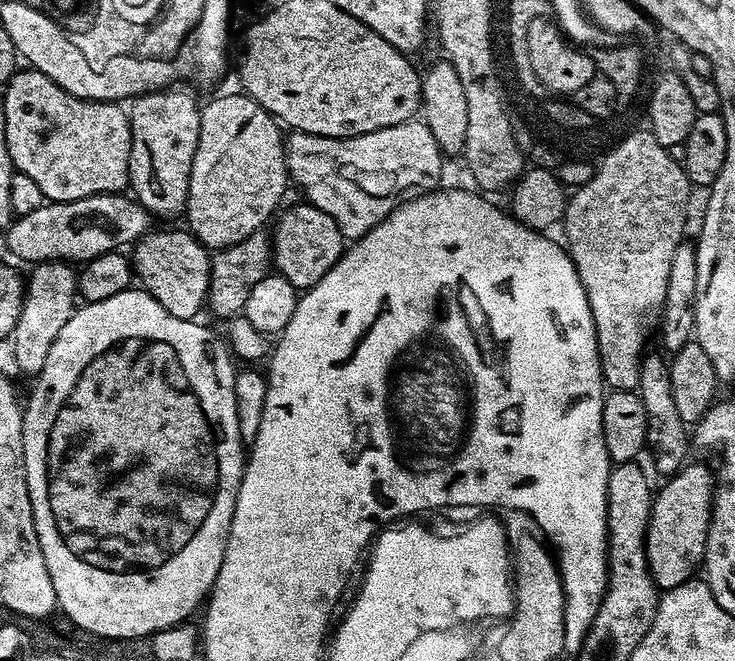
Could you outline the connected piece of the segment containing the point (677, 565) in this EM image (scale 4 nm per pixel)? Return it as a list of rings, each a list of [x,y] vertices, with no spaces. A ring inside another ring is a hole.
[[[685,463],[679,472],[669,475],[664,485],[659,485],[652,502],[652,513],[648,519],[646,534],[646,558],[648,569],[657,589],[667,590],[674,586],[682,586],[697,575],[704,562],[704,547],[708,537],[708,527],[712,517],[712,489],[716,487],[713,469],[704,464]]]

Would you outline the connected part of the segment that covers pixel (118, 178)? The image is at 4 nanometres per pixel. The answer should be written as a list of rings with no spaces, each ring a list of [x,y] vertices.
[[[28,66],[16,73],[3,85],[6,118],[6,146],[15,171],[27,174],[38,182],[45,201],[77,200],[94,194],[107,192],[123,193],[129,187],[128,163],[130,162],[130,126],[128,112],[119,103],[110,100],[83,100],[81,96],[70,94],[58,82],[46,78]]]

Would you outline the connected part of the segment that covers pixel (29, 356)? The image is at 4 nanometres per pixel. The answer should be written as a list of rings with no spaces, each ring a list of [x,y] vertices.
[[[50,260],[37,263],[33,268],[36,269],[32,273],[27,273],[22,314],[18,314],[18,322],[10,337],[16,371],[20,374],[25,372],[28,378],[36,377],[42,366],[46,366],[46,354],[50,354],[50,346],[54,338],[58,338],[58,330],[70,322],[78,300],[78,272],[71,263]]]

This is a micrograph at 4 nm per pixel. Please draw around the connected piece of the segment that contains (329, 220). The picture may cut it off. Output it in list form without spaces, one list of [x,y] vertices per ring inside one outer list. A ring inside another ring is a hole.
[[[296,202],[291,207],[285,207],[275,217],[275,224],[276,229],[270,232],[271,263],[275,271],[297,290],[313,288],[344,255],[346,239],[334,218],[309,202]]]

